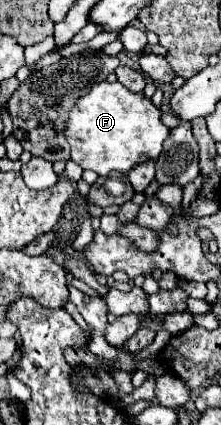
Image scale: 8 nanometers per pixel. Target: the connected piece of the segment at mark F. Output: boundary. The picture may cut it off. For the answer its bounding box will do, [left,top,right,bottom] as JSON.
[65,82,169,176]

